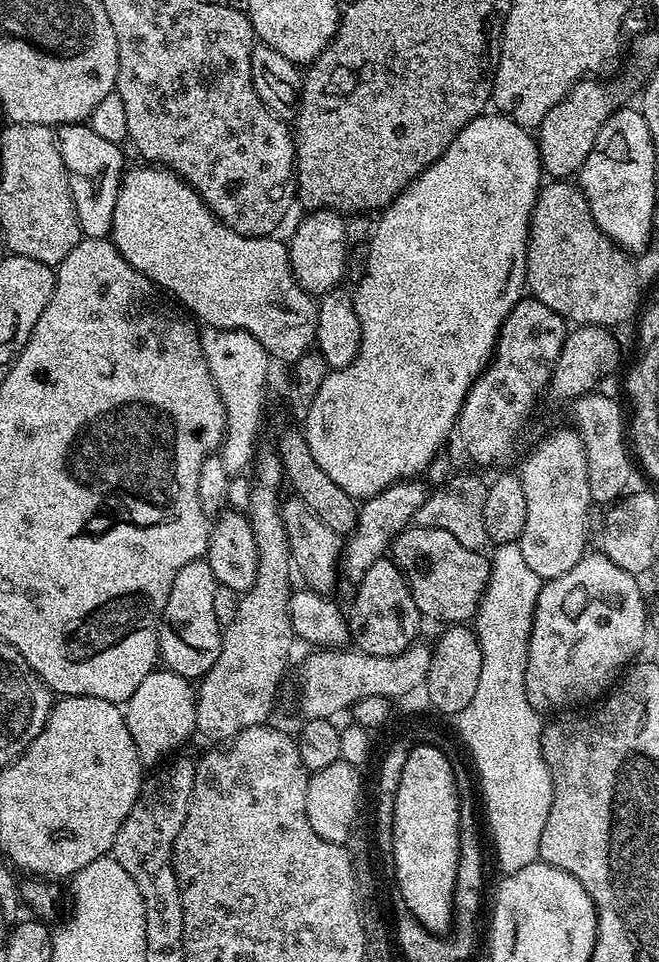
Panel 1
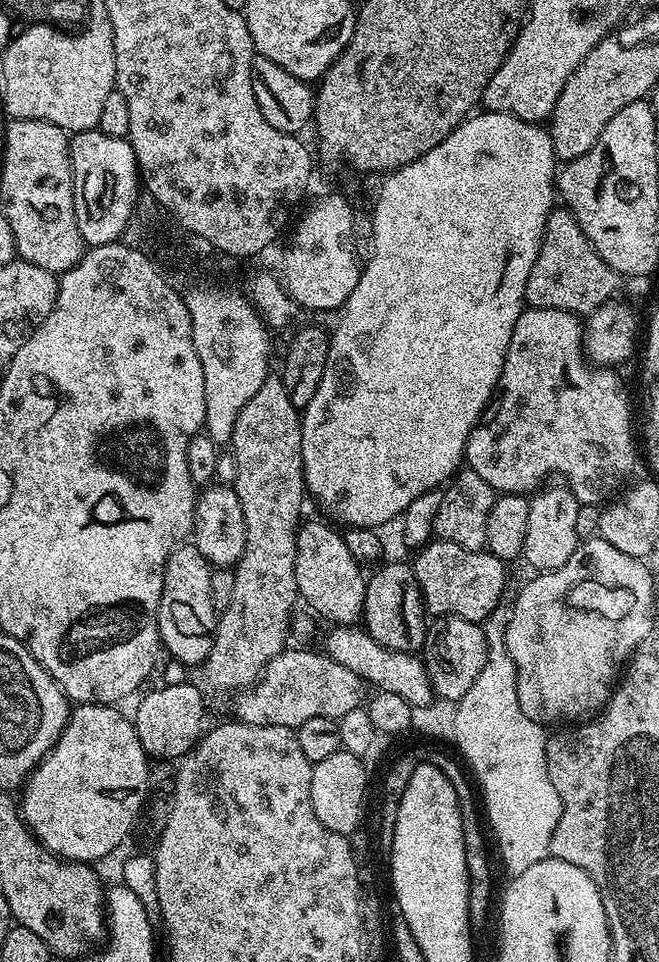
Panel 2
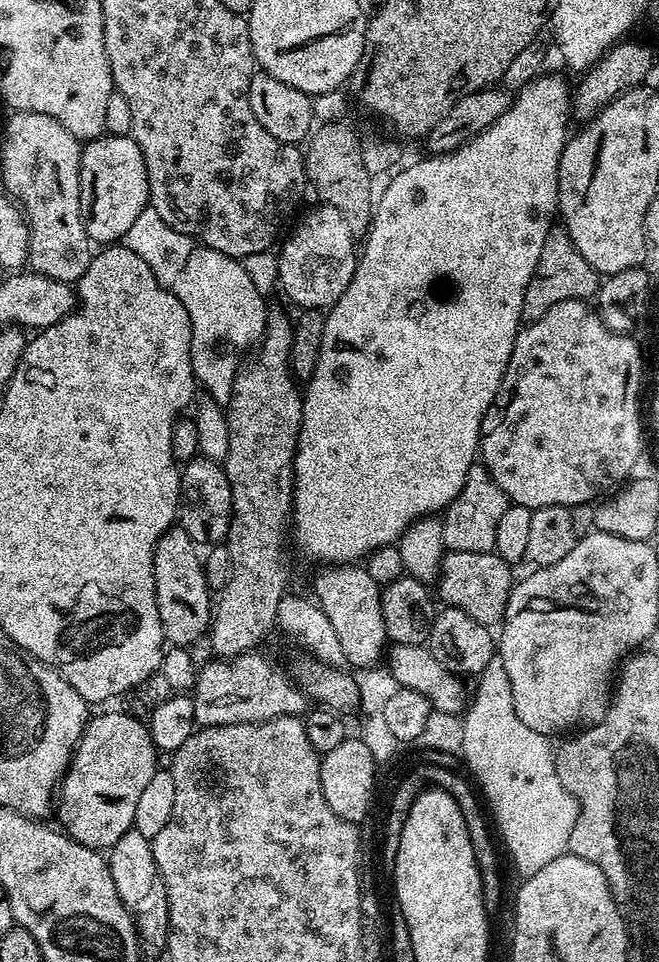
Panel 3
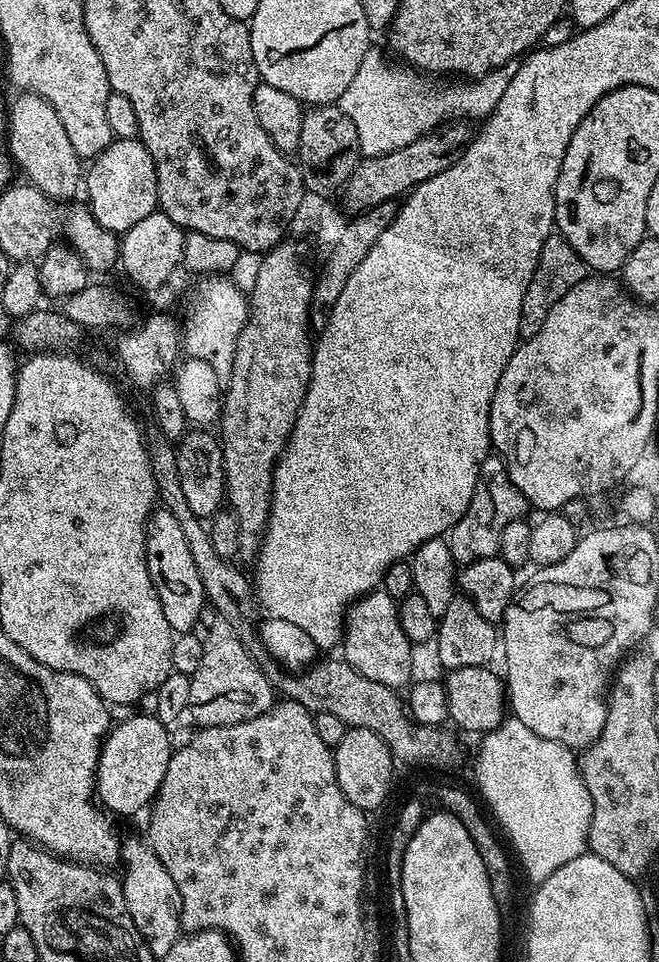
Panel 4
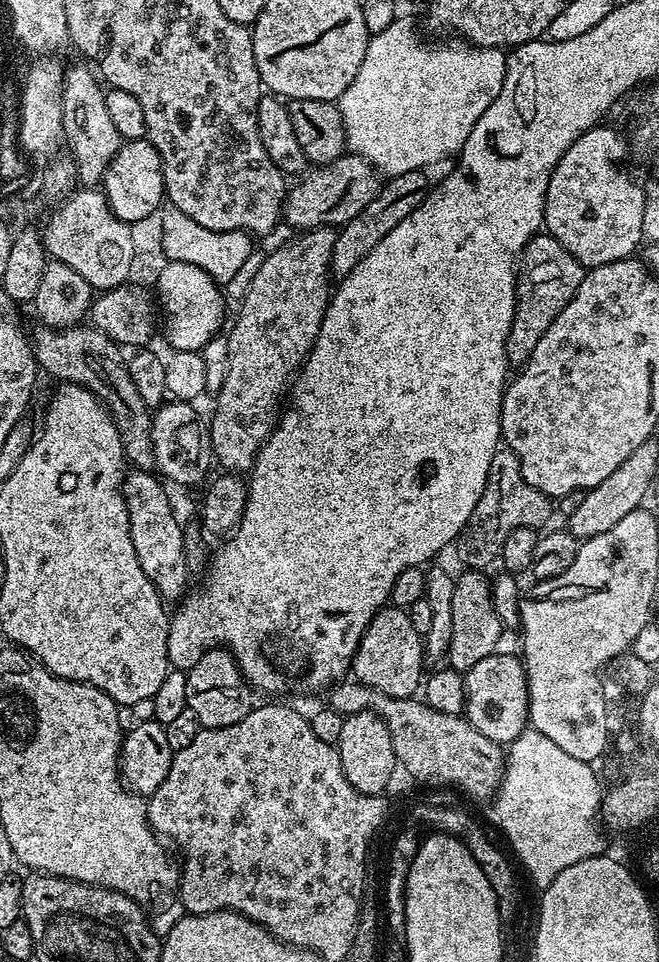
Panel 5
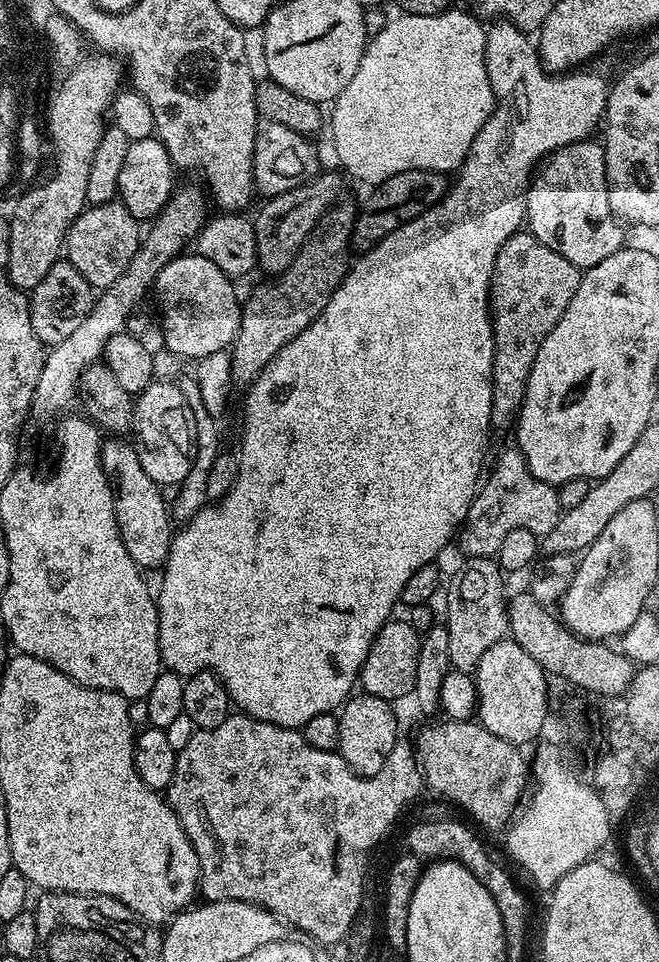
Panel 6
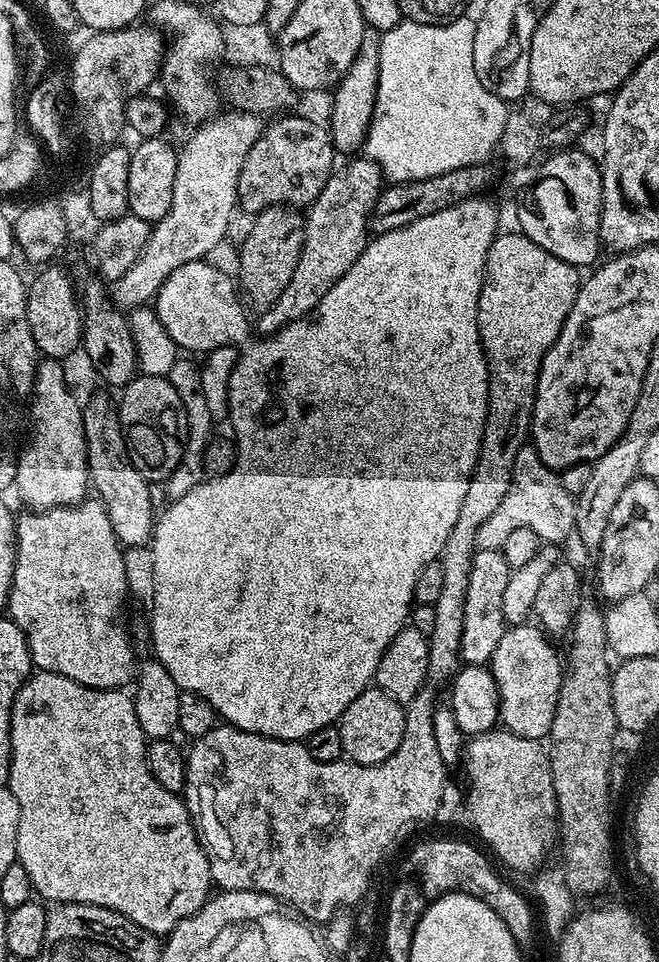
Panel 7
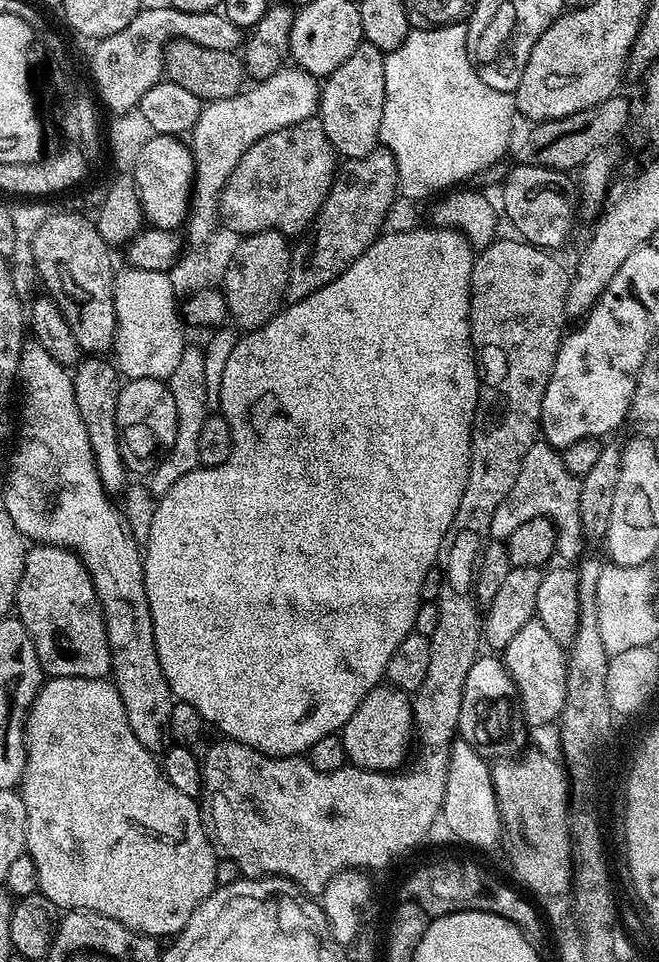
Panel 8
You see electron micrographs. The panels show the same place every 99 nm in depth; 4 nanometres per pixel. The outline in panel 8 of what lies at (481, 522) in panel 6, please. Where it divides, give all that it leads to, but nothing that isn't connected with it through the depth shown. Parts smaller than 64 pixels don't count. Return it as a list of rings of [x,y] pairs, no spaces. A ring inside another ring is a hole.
[[[543,442],[532,444],[530,450],[526,450],[522,470],[518,470],[518,478],[514,478],[510,494],[506,494],[498,510],[494,510],[494,518],[490,518],[488,535],[496,542],[507,541],[518,526],[530,522],[535,516],[546,518],[556,528],[555,555],[564,559],[561,561],[581,559],[580,544],[583,545],[585,539],[580,521],[580,480],[563,464],[561,453]]]

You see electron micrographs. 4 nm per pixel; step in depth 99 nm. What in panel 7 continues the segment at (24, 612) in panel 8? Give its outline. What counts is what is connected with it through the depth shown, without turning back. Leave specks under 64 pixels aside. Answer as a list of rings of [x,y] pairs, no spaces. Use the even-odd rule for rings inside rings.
[[[88,498],[79,504],[69,504],[66,508],[49,508],[47,510],[28,510],[25,511],[25,516],[22,515],[16,521],[16,561],[14,562],[14,578],[12,579],[12,589],[8,595],[8,606],[6,609],[7,615],[19,626],[22,630],[22,634],[26,638],[28,643],[28,649],[32,655],[33,665],[39,671],[42,672],[53,672],[54,674],[62,674],[66,678],[70,678],[74,682],[78,682],[82,686],[90,686],[91,688],[115,688],[117,690],[123,689],[125,686],[133,683],[134,677],[138,671],[138,659],[132,653],[132,640],[128,637],[128,632],[124,629],[124,599],[128,596],[128,568],[124,565],[124,555],[126,555],[125,549],[122,547],[119,538],[114,534],[114,526],[110,526],[110,518],[106,514],[103,504],[100,503],[99,499]]]

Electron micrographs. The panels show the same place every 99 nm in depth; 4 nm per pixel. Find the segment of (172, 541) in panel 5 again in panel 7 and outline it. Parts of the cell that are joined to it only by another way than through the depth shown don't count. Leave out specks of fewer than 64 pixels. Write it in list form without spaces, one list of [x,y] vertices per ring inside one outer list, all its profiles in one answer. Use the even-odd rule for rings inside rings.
[[[92,396],[83,405],[84,437],[88,455],[90,488],[103,504],[114,526],[114,534],[125,549],[140,548],[149,543],[158,519],[157,509],[152,509],[153,485],[134,466],[128,443],[122,430],[117,401],[108,396]]]

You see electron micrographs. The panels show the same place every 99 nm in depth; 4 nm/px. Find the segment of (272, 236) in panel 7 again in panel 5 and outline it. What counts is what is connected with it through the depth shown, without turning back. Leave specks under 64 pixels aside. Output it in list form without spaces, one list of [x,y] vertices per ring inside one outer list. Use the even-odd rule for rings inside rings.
[[[355,154],[342,155],[334,162],[313,167],[311,171],[284,199],[283,223],[288,223],[290,227],[296,228],[295,230],[341,226],[350,222],[356,214],[370,205],[374,196],[379,194],[382,185],[381,177],[372,164]]]

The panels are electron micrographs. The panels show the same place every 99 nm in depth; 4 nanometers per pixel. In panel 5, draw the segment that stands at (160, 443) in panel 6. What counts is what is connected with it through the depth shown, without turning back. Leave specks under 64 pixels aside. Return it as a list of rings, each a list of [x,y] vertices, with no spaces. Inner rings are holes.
[[[165,402],[151,413],[155,471],[165,481],[196,484],[209,475],[208,467],[213,467],[214,457],[205,421],[200,421],[192,408],[195,407],[188,402]]]

